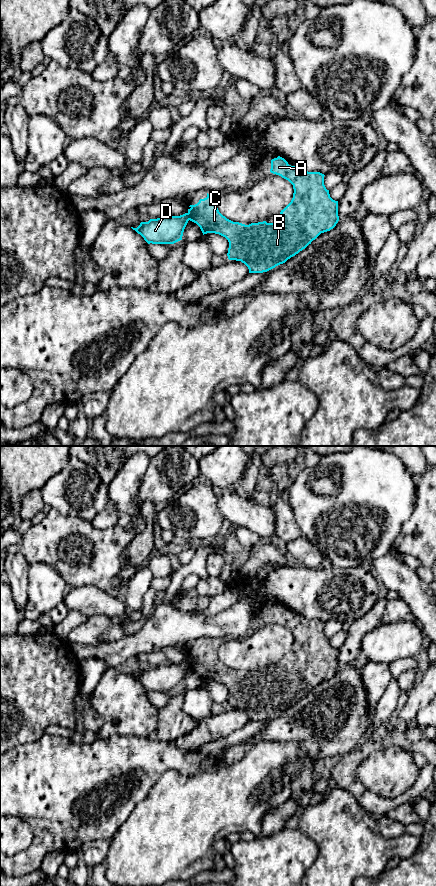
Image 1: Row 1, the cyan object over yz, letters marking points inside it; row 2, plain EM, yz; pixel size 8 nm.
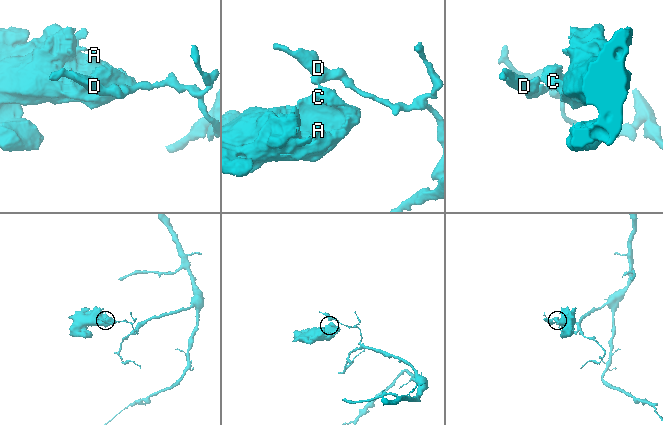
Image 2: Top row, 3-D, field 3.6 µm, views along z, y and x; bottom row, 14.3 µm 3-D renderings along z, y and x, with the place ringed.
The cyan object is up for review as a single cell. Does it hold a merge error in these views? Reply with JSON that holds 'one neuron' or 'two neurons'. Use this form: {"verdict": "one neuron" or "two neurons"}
{"verdict": "two neurons"}

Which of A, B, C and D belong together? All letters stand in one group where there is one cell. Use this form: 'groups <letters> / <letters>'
groups A B C / D

